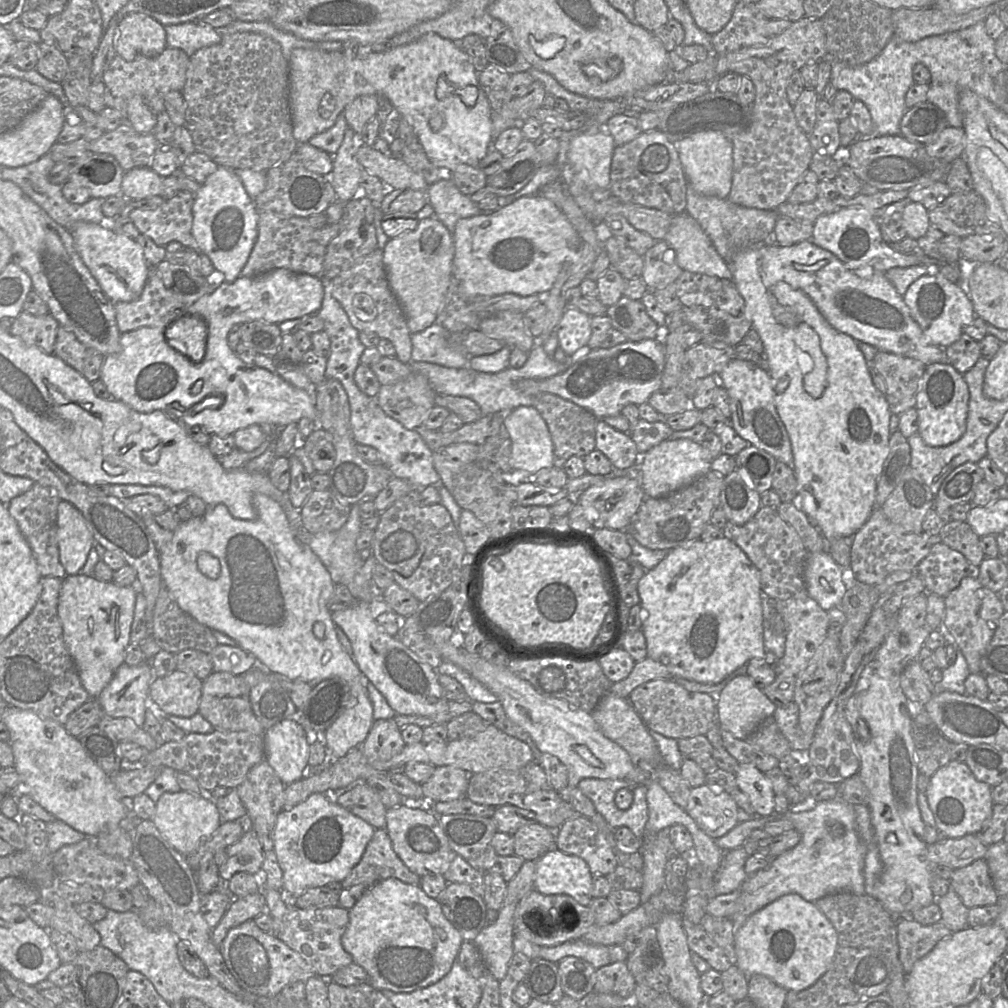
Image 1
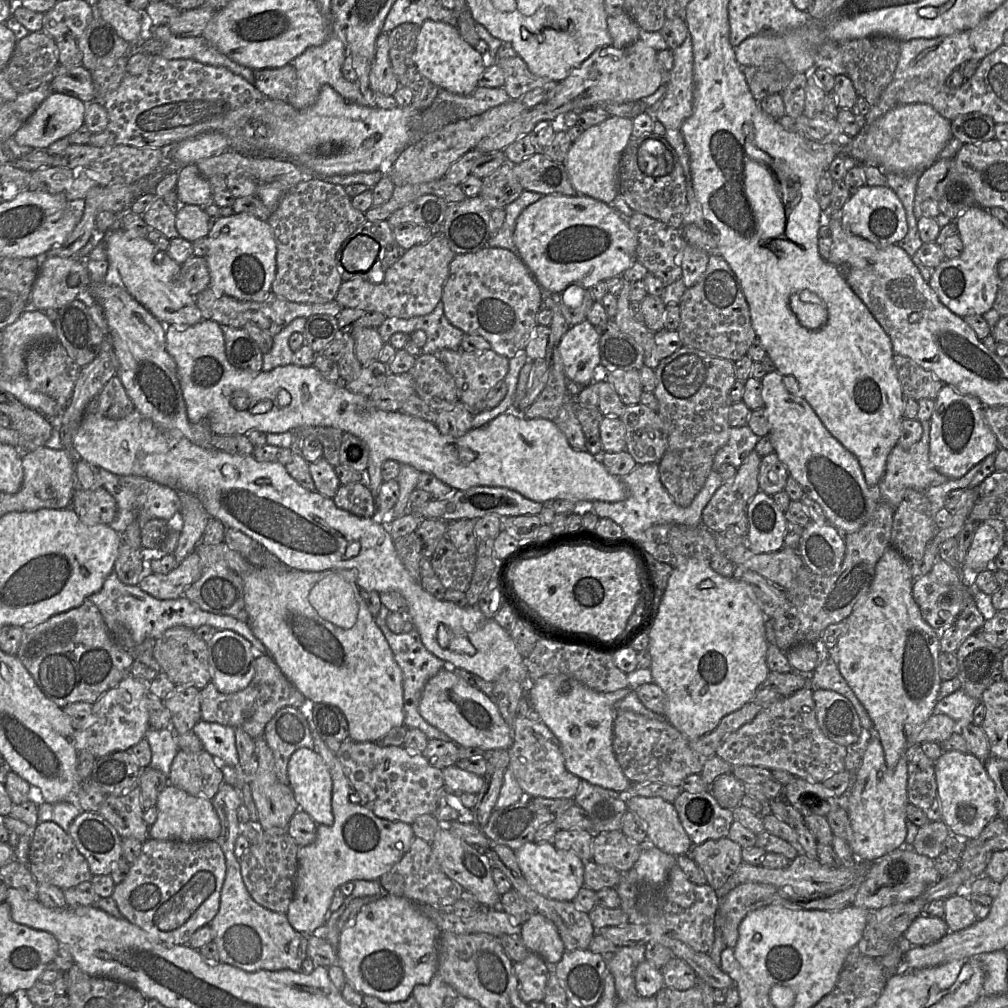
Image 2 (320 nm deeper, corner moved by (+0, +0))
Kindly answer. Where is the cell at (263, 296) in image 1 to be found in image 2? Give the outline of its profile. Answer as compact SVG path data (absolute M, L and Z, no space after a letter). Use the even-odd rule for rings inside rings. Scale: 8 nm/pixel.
M202 319L192 326L171 324L165 329L165 338L167 351L177 366L187 416L191 423L206 420L212 433L222 436L246 435L250 431L284 433L304 426L329 426L355 435L363 440L369 449L366 471L369 476L369 489L375 499L375 511L379 487L384 482L381 467L386 460L394 460L399 464L410 465L420 472L432 474L457 490L474 486L503 487L541 503L562 498L585 505L592 501L619 502L627 497L627 489L621 479L611 475L594 455L586 450L573 449L554 421L543 418L526 419L519 412L506 412L480 428L471 429L463 436L453 437L442 434L434 423L418 417L400 411L375 408L369 397L352 393L342 382L328 382L313 366L303 367L291 363L267 372L249 372L236 368L228 361L223 329L215 321ZM234 393L246 394L248 402L238 406L240 402L232 399ZM265 403L271 403L268 411L260 414L250 412L249 408Z

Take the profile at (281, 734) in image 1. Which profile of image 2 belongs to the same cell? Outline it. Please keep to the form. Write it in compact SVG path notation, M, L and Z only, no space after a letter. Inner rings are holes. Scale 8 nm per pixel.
M300 748L288 763L289 786L300 810L306 812L318 825L332 825L332 777L322 757L314 749Z

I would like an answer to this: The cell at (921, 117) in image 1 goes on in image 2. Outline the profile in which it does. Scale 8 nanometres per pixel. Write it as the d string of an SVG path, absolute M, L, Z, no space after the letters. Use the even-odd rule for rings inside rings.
M972 112L954 118L951 132L963 144L978 144L995 139L995 122L990 116Z

